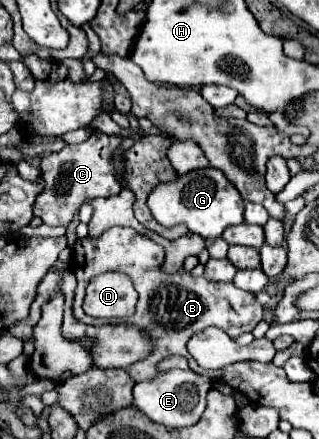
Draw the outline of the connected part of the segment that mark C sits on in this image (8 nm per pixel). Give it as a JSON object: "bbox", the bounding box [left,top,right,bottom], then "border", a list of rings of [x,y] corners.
{"bbox":[34,129,122,227],"border":[[[96,129],[86,141],[78,145],[66,145],[62,151],[42,157],[42,175],[46,185],[44,191],[36,197],[34,215],[50,227],[68,225],[86,201],[116,195],[122,185],[116,177],[112,155],[120,147],[120,143],[122,135],[106,135]]]}

